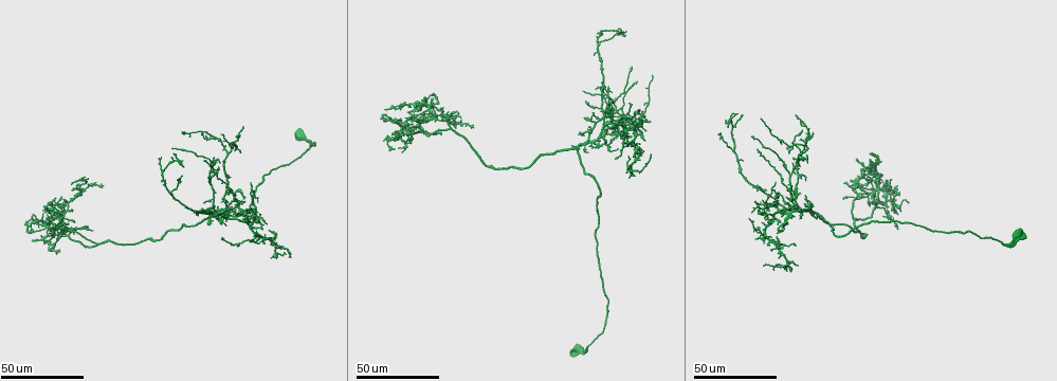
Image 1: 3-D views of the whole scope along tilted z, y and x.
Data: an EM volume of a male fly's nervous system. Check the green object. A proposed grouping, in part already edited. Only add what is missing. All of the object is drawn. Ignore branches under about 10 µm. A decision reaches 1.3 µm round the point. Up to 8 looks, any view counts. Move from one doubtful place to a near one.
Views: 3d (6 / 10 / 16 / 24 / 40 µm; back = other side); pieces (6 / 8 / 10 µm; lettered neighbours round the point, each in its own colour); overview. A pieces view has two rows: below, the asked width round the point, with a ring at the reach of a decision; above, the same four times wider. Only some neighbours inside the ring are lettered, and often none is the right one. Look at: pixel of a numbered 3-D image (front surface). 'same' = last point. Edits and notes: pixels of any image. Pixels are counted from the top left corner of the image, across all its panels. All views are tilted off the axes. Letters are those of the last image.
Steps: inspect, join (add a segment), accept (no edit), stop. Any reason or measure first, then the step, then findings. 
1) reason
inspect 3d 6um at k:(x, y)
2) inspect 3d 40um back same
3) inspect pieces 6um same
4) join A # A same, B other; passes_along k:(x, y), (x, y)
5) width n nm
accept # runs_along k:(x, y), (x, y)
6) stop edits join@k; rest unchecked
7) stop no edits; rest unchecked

free end
inspect 3d 40um at 1:(240, 151)

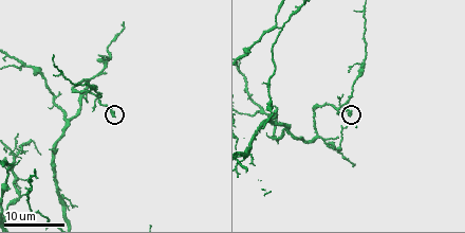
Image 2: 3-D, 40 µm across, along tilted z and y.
inspect pieces 10um at 2:(350, 113)

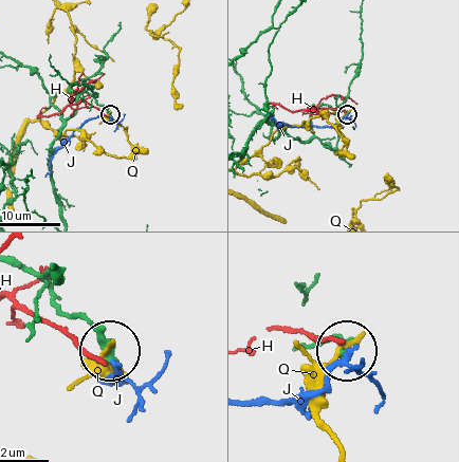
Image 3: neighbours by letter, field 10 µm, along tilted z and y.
accept # H other, J other, Q other; no lettered segment goes on from it

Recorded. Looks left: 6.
long arm stops here
inspect 3d 24um at 1:(797, 115)

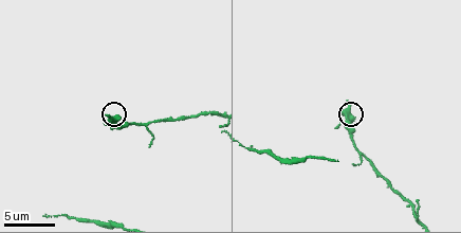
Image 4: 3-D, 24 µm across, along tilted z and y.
inspect pieces 8um at 4:(348, 103)

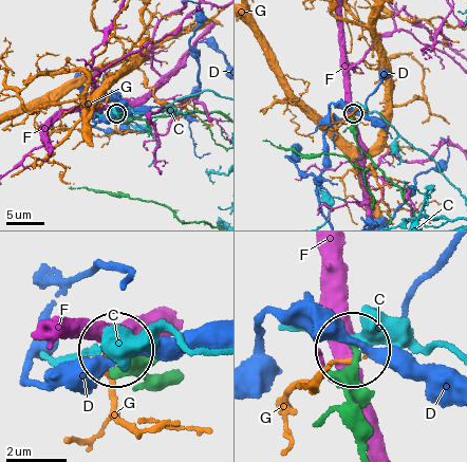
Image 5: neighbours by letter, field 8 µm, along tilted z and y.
width 190 nm
accept # C other, D other, F other, G other; runs_along 5:(365, 444), (351, 356); no lettered segment goes on from it

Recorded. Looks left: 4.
tapers out
inspect 3d 40um at 1:(178, 179)

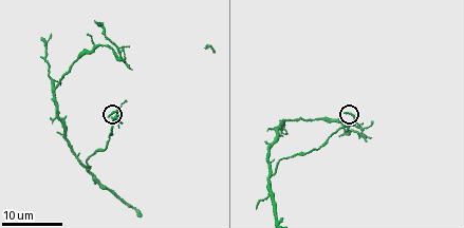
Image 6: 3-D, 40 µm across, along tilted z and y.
inspect pieces 10um at 6:(344, 113)

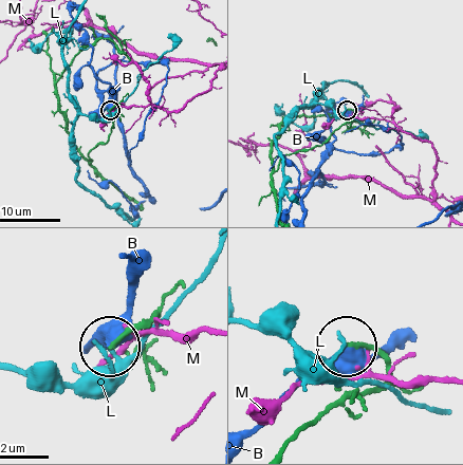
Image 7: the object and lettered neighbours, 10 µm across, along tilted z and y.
accept # B other, L other, M other; none of them fits

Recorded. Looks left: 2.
branch stops here
inspect 3d 40um at 1:(780, 247)

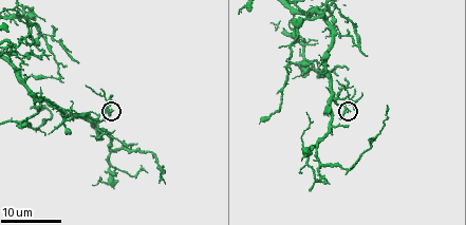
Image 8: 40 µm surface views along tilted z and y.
see the neighbours
inspect pieces 8um at 8:(108, 109)

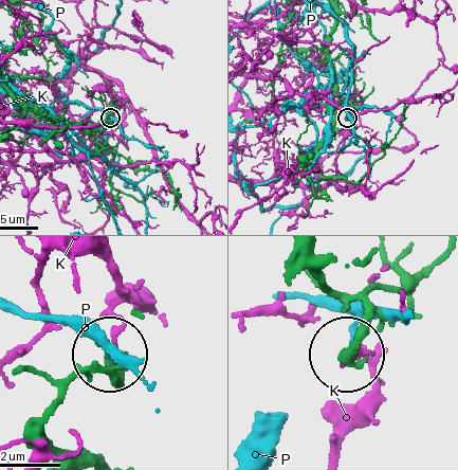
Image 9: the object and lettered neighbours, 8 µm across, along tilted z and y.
accept # K other, P other; runs_along 9:(312, 253), (324, 282), (361, 309), (350, 357); none of them fits

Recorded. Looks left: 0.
stop no edits; rest unchecked

